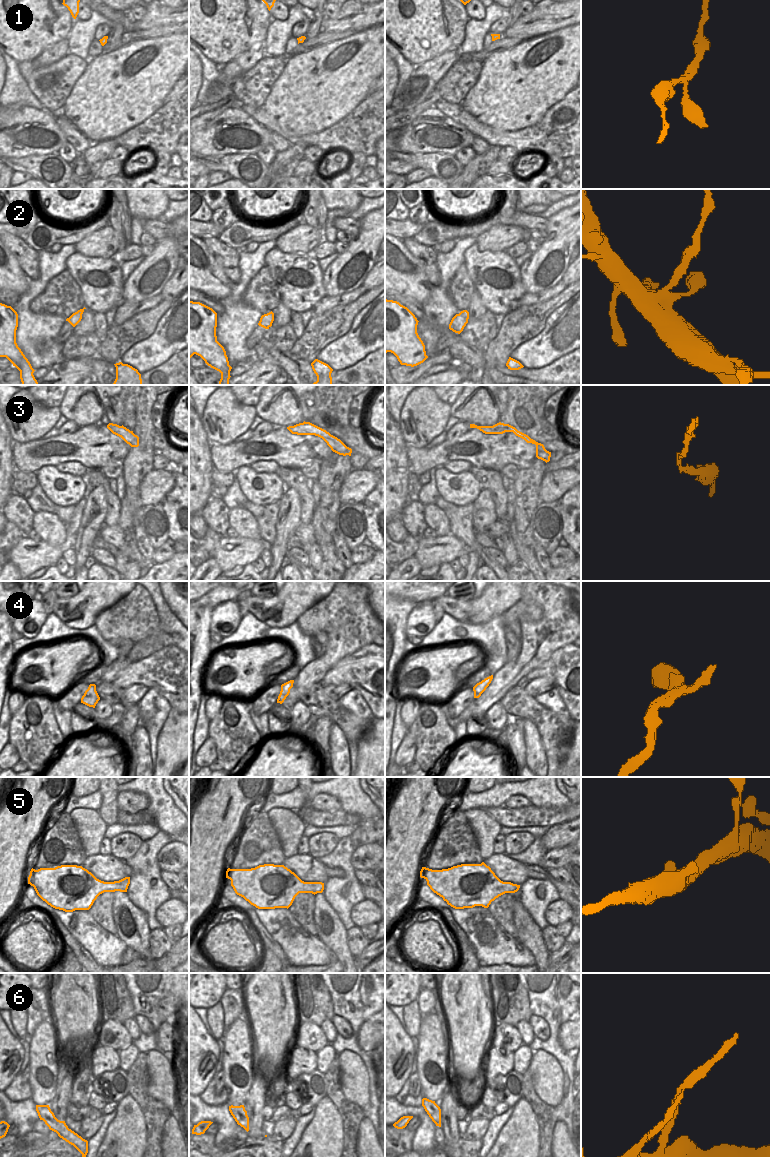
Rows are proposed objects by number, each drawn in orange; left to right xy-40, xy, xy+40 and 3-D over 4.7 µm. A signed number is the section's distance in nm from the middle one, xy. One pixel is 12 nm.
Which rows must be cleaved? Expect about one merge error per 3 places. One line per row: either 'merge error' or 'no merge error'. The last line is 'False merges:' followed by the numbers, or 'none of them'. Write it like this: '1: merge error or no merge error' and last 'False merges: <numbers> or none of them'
1: no merge error
2: merge error
3: no merge error
4: no merge error
5: no merge error
6: merge error
False merges: 2, 6

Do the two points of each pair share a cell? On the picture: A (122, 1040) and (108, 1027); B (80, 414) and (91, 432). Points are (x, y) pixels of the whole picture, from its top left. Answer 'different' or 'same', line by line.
A: same
B: different

